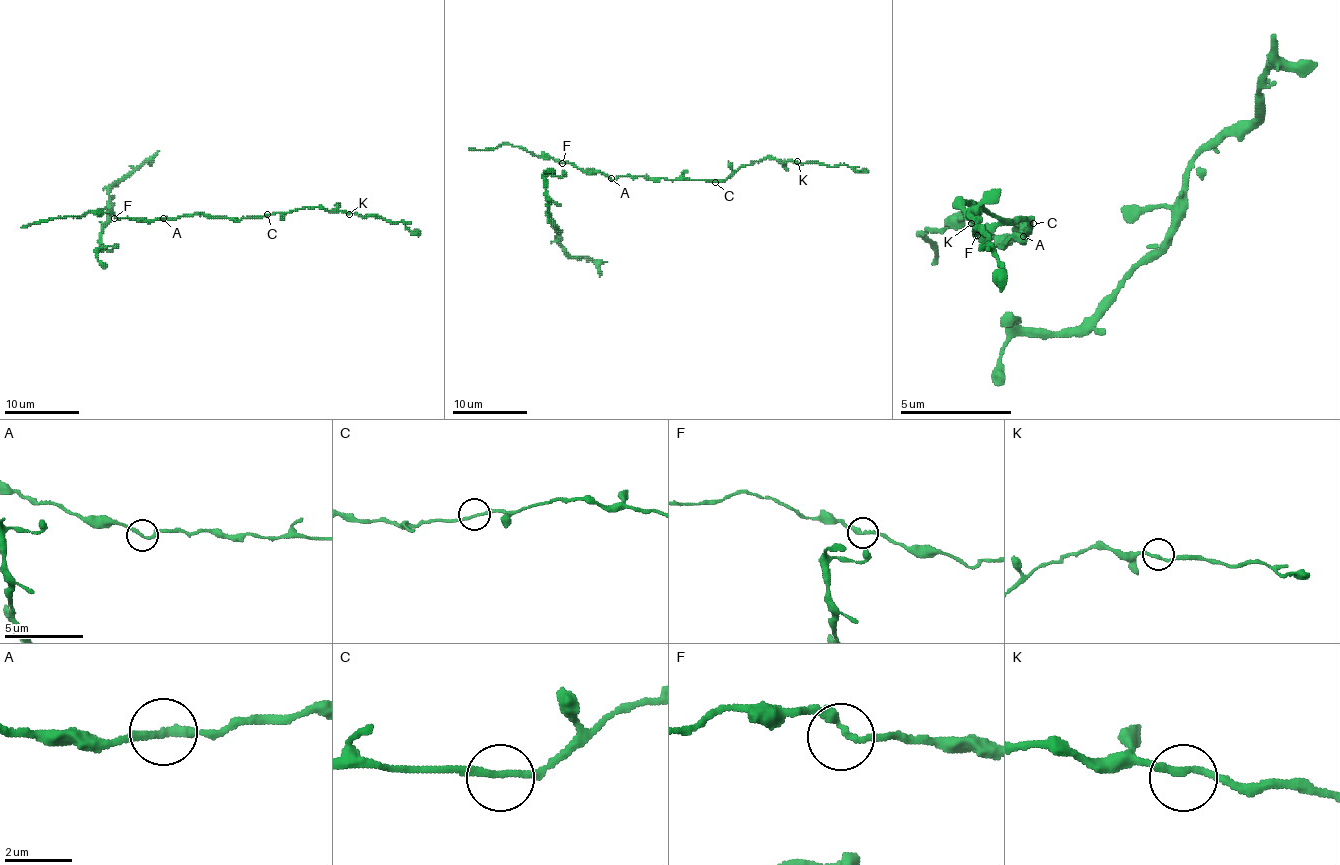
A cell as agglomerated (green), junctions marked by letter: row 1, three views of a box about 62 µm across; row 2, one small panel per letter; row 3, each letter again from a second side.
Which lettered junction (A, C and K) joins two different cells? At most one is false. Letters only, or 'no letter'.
no letter

